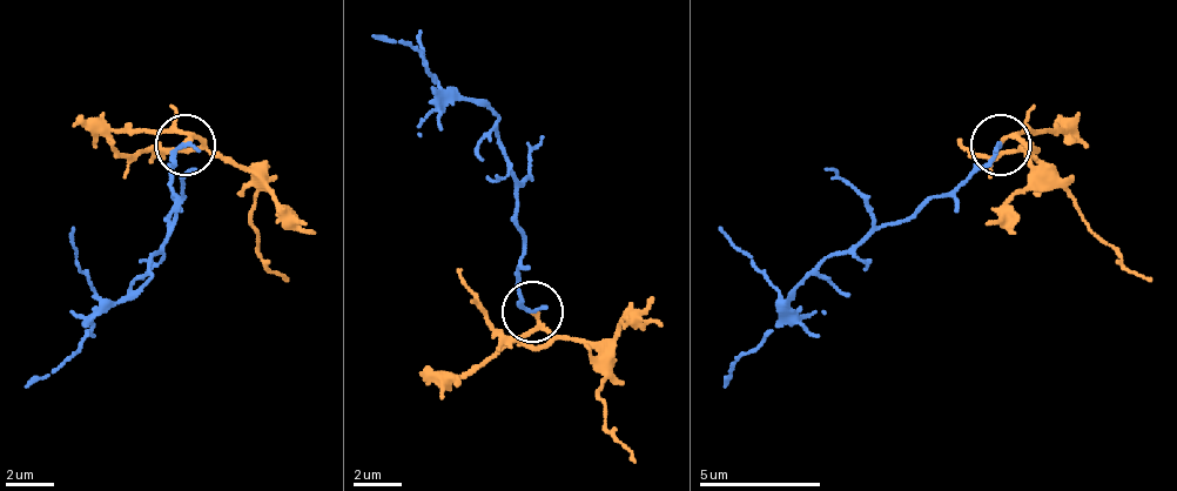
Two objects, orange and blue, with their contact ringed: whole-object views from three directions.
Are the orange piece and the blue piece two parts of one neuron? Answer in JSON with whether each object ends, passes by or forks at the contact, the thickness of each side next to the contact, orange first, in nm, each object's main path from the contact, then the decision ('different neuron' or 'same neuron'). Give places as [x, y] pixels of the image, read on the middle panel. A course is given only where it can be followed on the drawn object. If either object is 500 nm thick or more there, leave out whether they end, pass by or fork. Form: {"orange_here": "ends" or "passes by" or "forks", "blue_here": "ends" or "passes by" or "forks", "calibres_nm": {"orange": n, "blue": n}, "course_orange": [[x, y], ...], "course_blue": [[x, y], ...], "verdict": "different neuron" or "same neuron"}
{"orange_here": "passes by", "blue_here": "ends", "calibres_nm": {"orange": 120, "blue": 180}, "course_orange": [[531, 310], [543, 322], [597, 352], [604, 431], [633, 462]], "course_blue": [[531, 310], [518, 261], [518, 176], [495, 116], [445, 98], [416, 49], [372, 38]], "verdict": "same neuron"}

